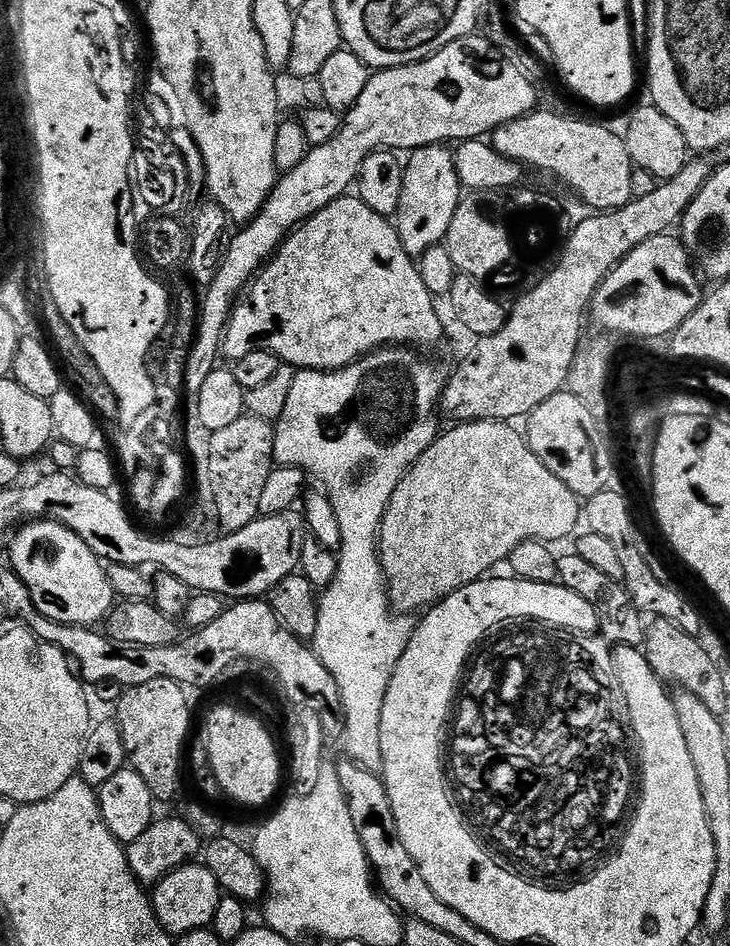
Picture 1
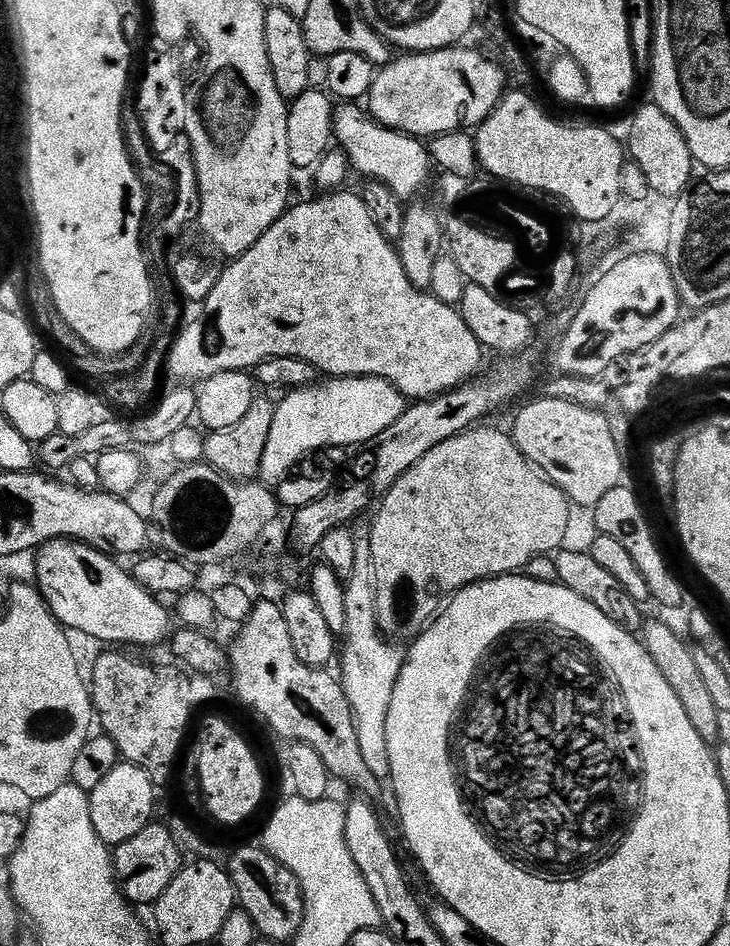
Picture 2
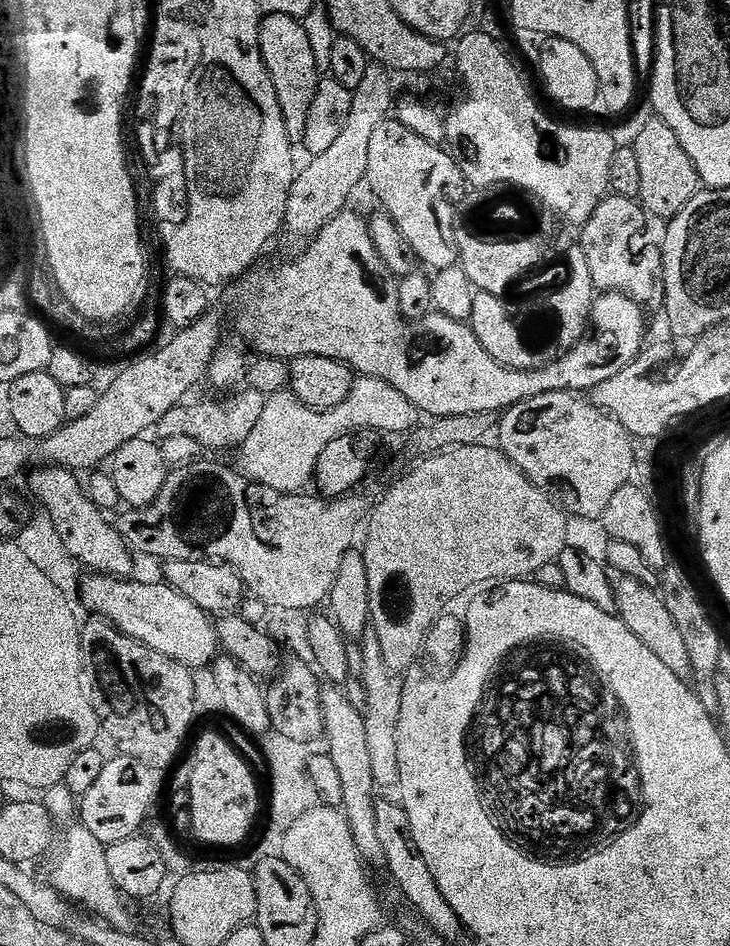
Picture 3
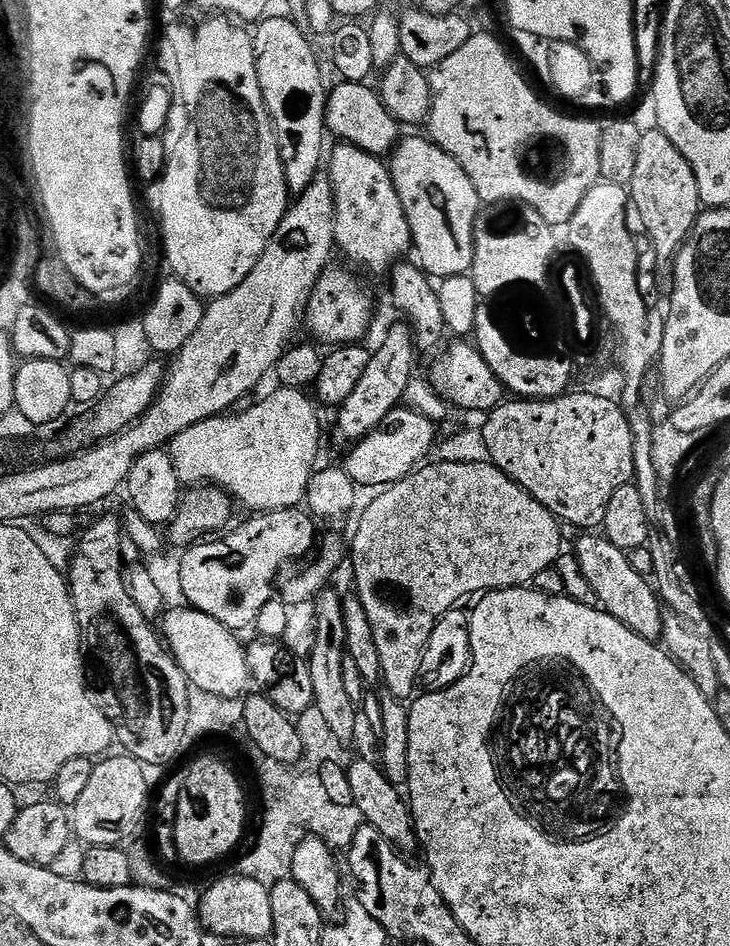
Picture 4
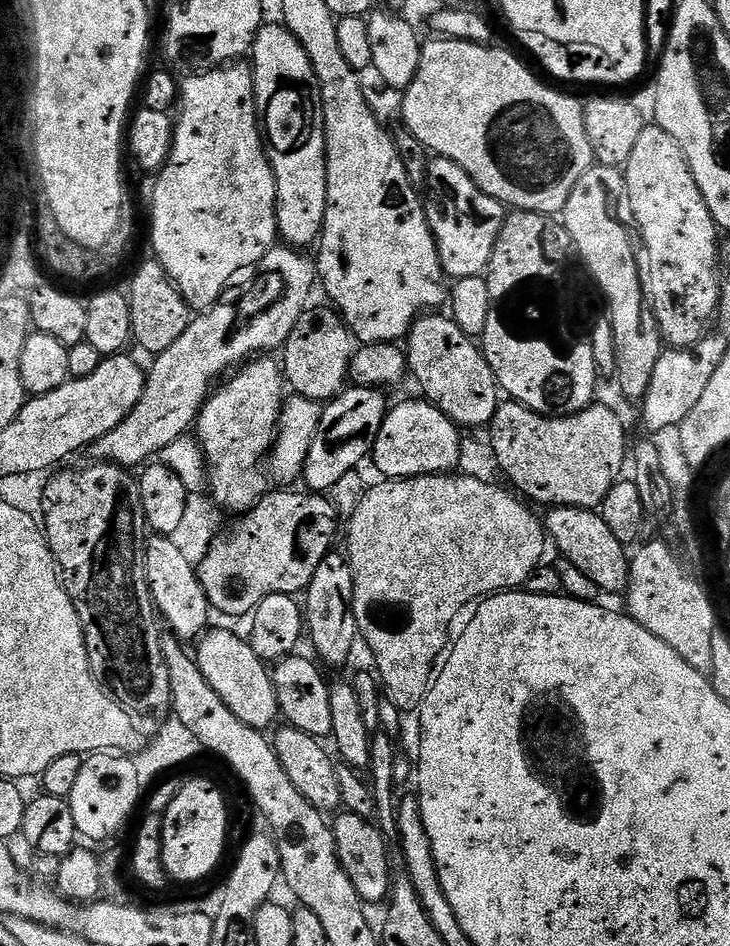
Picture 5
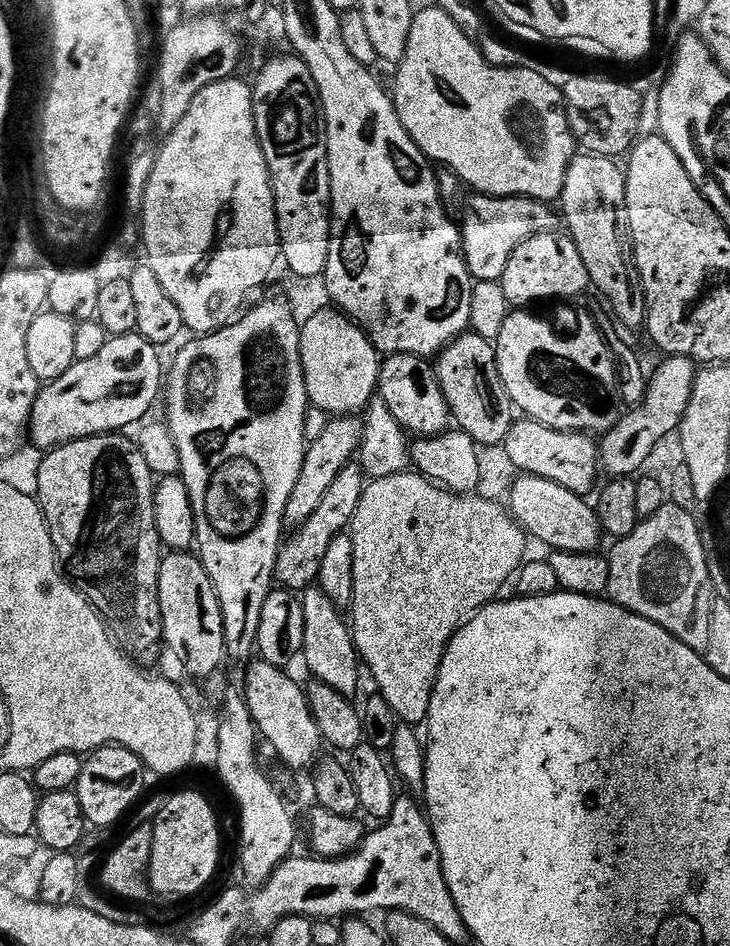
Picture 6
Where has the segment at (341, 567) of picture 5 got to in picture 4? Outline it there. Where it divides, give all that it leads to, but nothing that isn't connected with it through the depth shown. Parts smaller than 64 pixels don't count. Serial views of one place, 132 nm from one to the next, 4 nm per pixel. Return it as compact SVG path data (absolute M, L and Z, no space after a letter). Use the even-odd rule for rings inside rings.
M325 590L317 594L315 601L317 612L317 634L310 641L312 653L306 656L310 670L310 682L314 682L314 704L323 713L330 724L330 730L337 741L346 742L356 732L358 722L358 705L350 702L346 694L346 682L342 678L342 662L346 655L346 624L343 621L343 604L341 594Z

